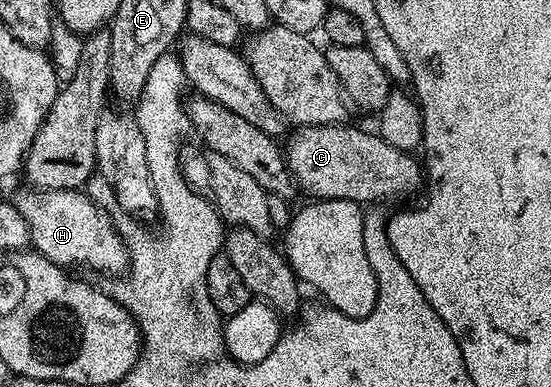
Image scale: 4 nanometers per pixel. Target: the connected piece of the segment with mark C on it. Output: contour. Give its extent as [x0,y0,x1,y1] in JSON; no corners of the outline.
[285,123,424,206]

